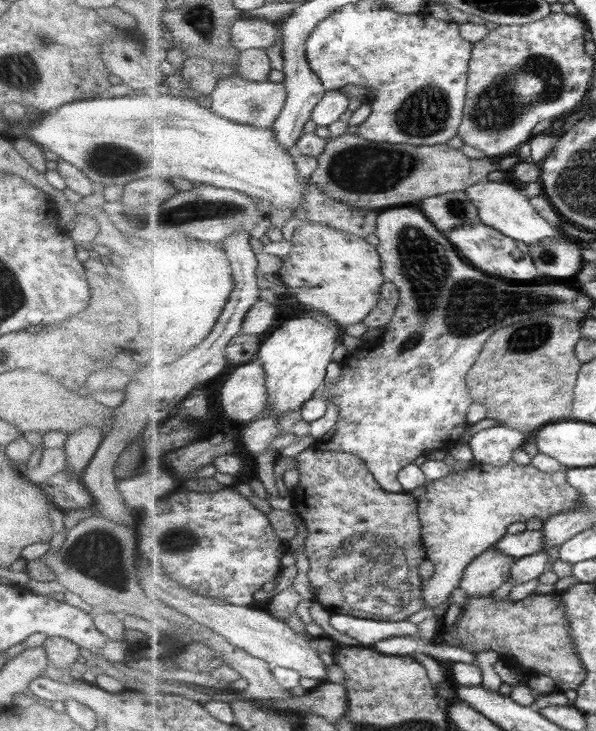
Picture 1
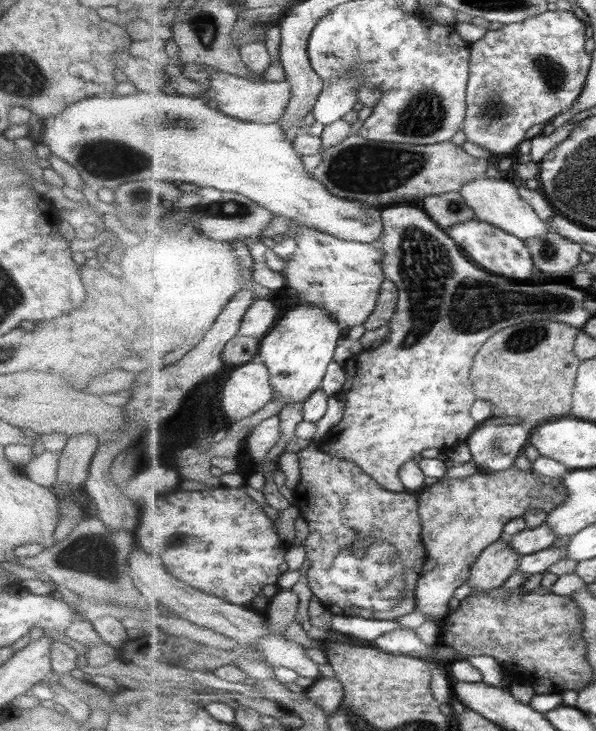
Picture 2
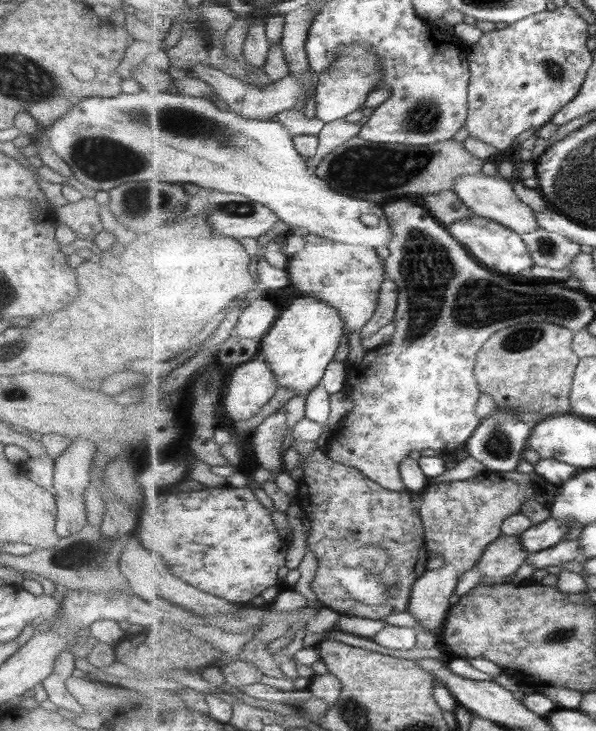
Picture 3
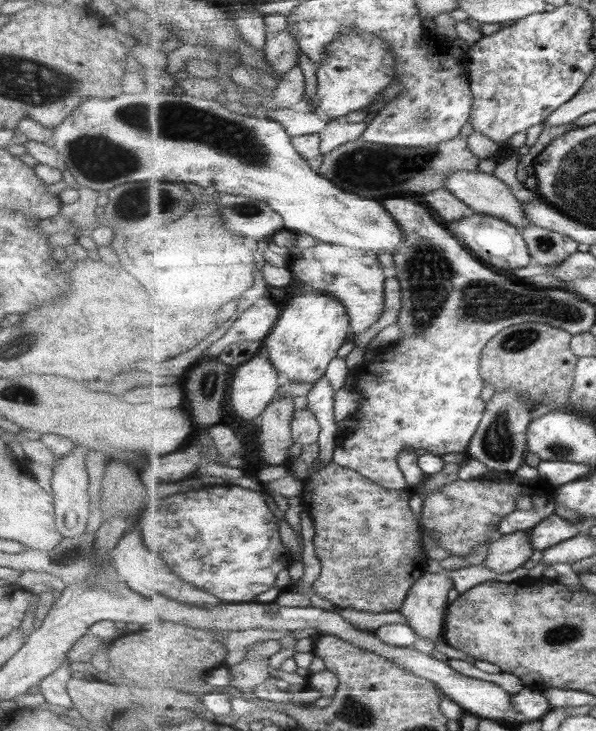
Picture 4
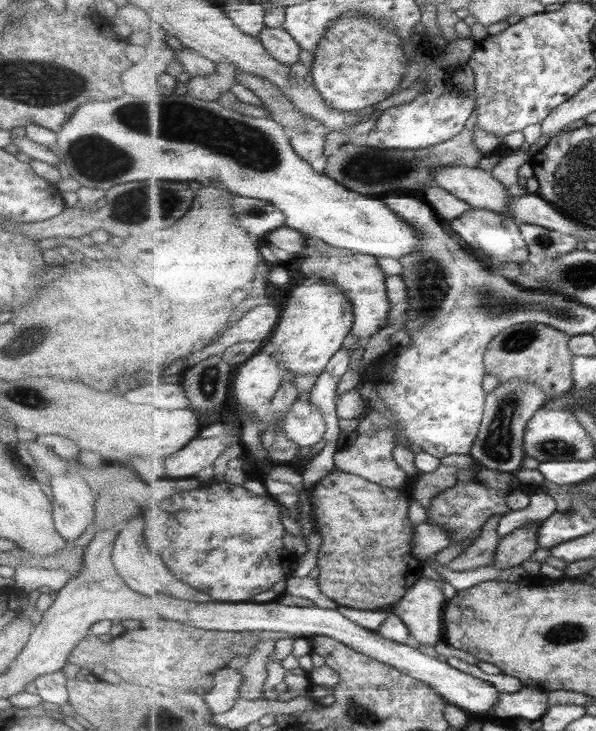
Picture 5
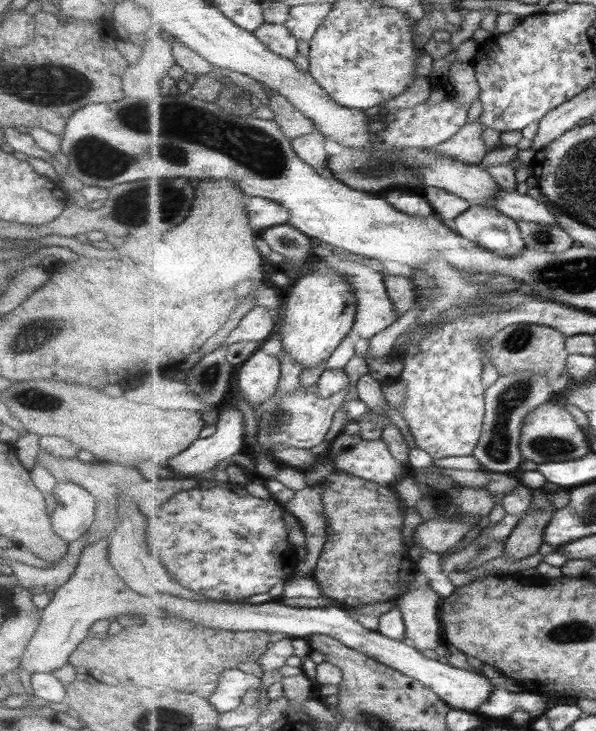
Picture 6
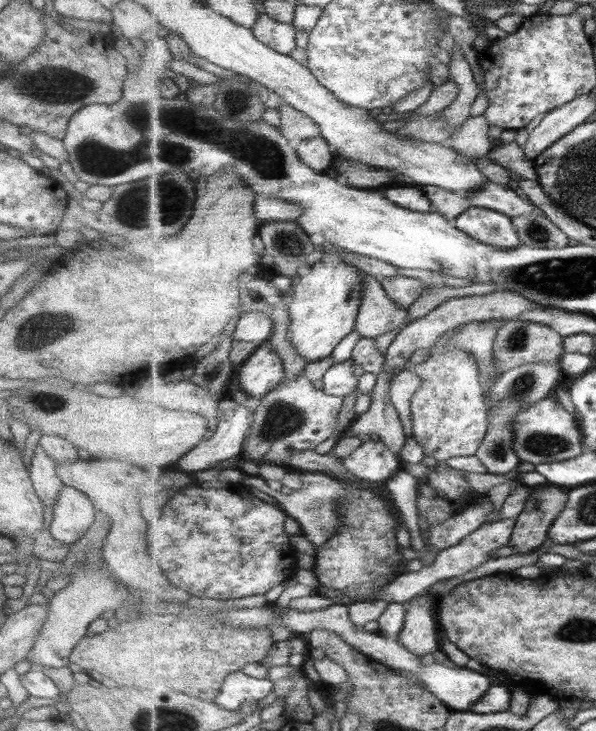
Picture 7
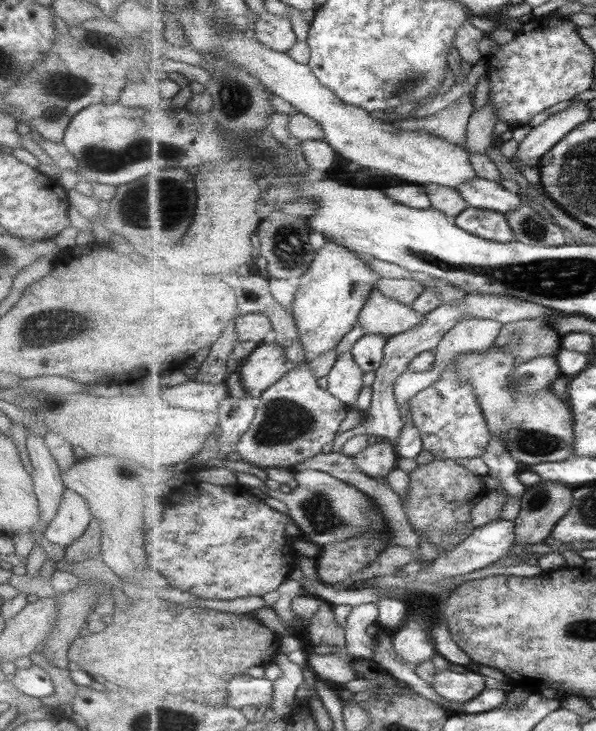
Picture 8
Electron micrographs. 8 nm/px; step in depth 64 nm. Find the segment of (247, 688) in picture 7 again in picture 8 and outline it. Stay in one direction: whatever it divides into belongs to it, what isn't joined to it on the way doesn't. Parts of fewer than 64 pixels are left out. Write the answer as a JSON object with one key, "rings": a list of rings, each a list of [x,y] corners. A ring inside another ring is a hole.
{"rings":[[[237,675],[231,679],[229,685],[229,699],[227,705],[235,708],[273,704],[275,700],[275,684],[265,677],[253,678],[249,675]]]}

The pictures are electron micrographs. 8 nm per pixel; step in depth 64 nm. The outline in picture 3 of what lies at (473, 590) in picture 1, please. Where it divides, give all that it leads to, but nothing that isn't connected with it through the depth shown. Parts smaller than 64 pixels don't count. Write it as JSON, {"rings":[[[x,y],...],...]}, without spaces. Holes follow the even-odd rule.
{"rings":[[[501,535],[487,547],[476,565],[483,574],[482,586],[506,584],[506,578],[515,574],[527,562],[531,552],[521,544],[521,535]]]}

